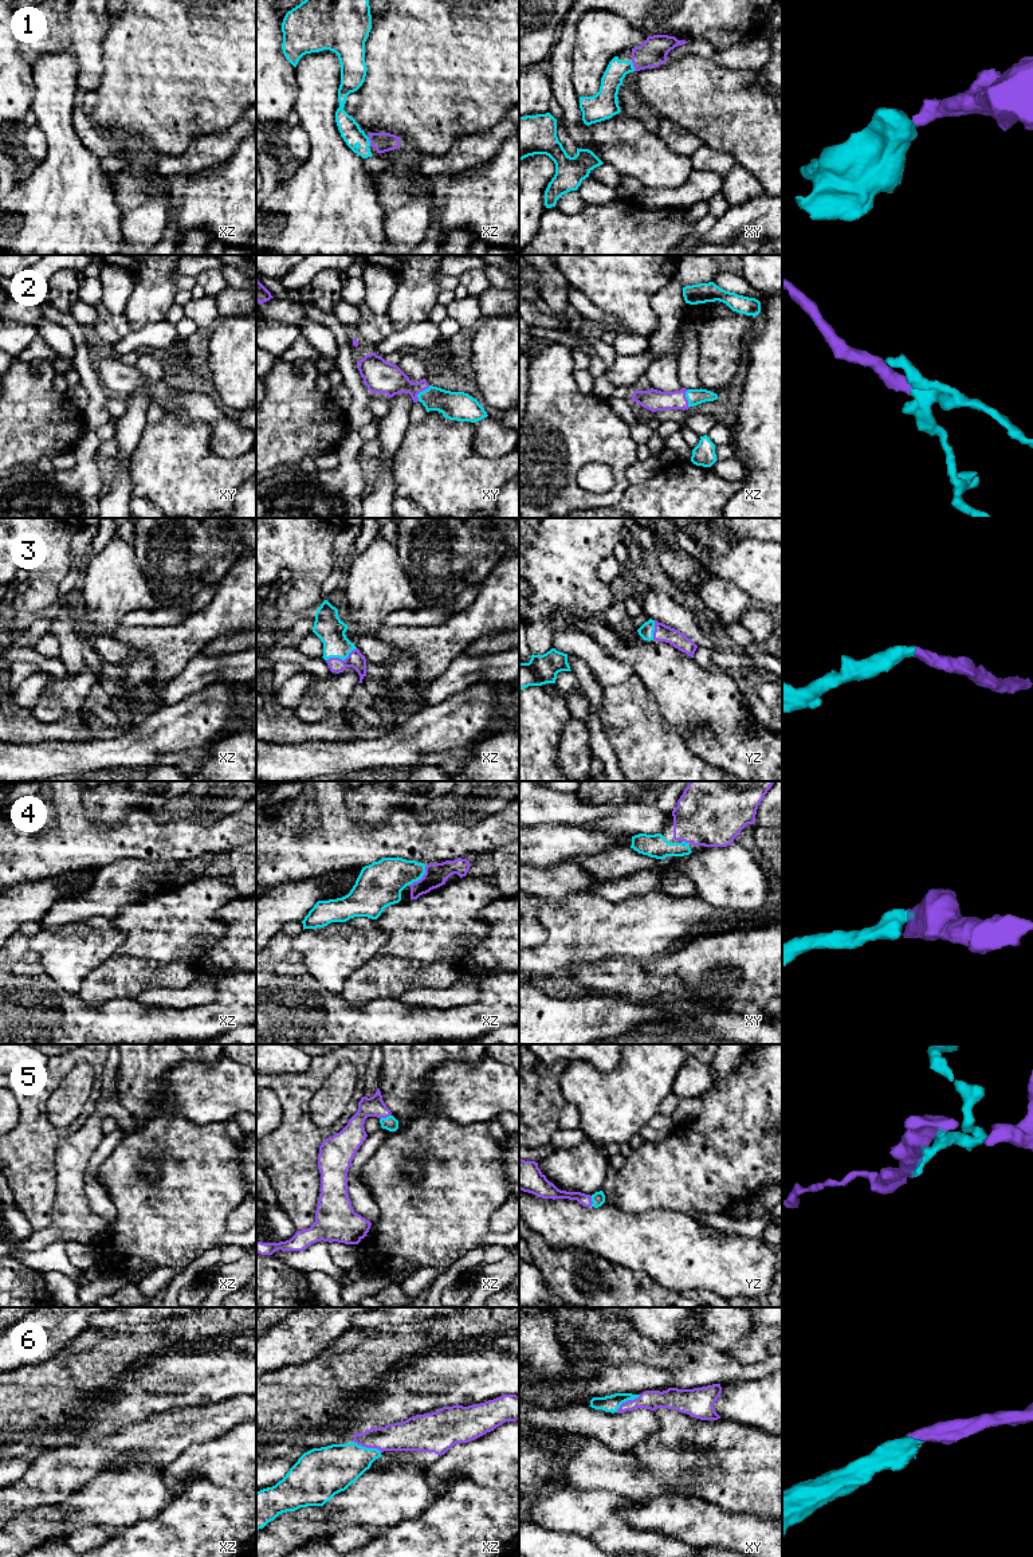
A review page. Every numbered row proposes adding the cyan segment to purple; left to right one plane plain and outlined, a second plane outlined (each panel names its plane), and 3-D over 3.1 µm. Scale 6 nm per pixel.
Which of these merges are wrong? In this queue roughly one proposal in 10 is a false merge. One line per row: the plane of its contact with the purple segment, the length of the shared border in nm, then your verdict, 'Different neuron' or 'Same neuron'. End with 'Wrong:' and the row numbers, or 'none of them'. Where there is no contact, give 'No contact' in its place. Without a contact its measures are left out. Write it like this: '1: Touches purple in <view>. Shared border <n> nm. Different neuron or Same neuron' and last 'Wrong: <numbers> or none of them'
1: Touches purple in xz. Shared border 60 nm. Same neuron
2: Touches purple in xy. Shared border 120 nm. Same neuron
3: Touches purple in xz. Shared border 200 nm. Same neuron
4: Touches purple in xz. Shared border 150 nm. Same neuron
5: Touches purple in xz. Shared border 70 nm. Same neuron
6: Touches purple in xz. Shared border 190 nm. Same neuron
Wrong: none of them

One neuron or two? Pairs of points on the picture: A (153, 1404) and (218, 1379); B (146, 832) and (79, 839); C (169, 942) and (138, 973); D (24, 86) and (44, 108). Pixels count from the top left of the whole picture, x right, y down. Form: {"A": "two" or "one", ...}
{"A": "one", "B": "one", "C": "two", "D": "two"}

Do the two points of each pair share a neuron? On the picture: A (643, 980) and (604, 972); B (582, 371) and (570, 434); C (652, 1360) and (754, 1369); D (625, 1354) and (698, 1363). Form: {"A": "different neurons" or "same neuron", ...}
{"A": "same neuron", "B": "different neurons", "C": "same neuron", "D": "same neuron"}

